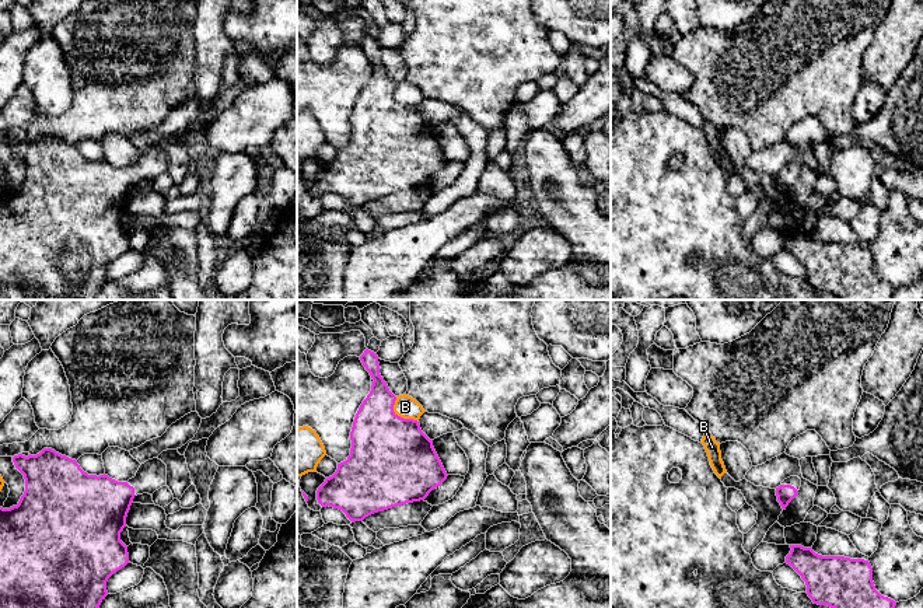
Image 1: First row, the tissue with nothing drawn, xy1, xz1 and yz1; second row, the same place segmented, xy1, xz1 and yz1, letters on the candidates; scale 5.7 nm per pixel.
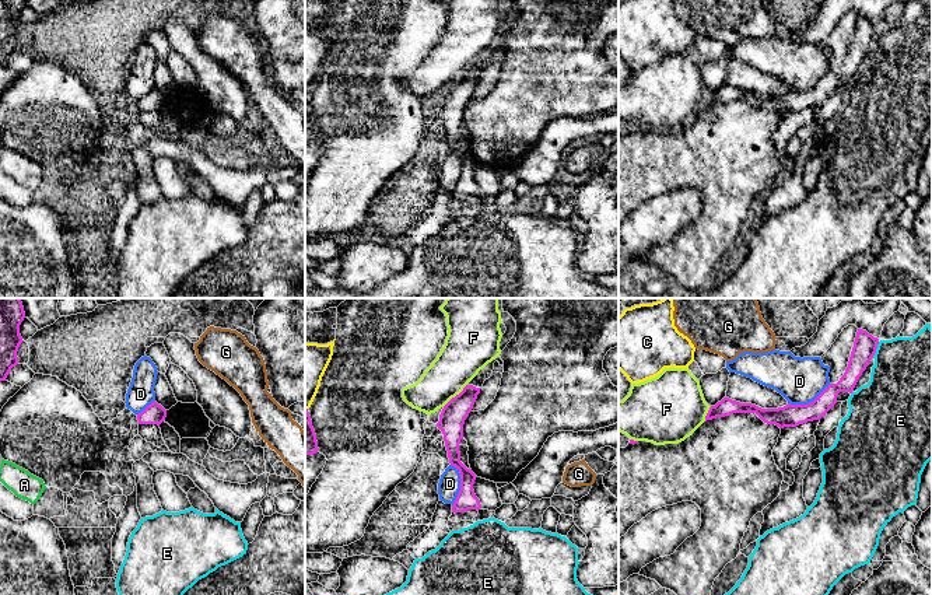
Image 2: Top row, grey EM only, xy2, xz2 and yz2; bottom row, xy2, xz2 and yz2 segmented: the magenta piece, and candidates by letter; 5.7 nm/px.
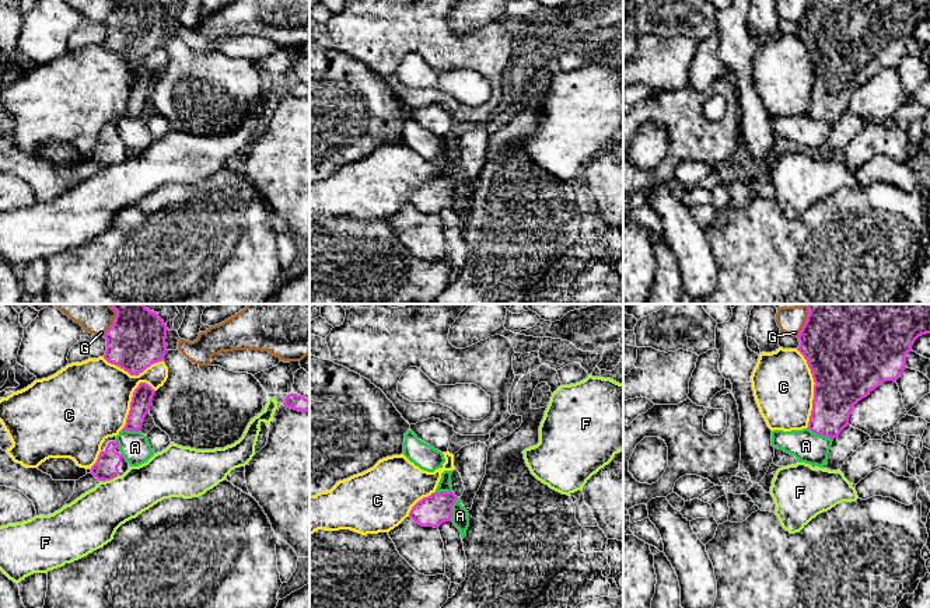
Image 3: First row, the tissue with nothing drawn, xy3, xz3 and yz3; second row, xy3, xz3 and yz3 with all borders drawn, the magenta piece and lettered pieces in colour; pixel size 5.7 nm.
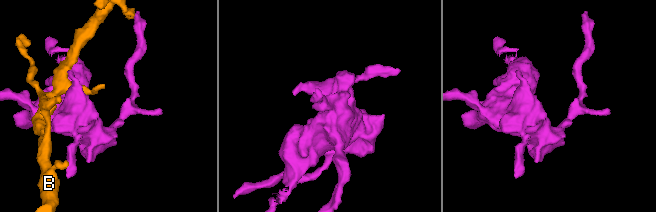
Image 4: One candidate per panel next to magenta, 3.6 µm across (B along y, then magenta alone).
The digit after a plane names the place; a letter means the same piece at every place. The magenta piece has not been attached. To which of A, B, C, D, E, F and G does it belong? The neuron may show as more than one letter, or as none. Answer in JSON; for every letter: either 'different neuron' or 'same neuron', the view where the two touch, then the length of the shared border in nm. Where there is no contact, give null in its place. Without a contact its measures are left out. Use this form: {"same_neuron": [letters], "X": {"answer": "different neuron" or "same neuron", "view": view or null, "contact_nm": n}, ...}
{"same_neuron": [], "A": {"answer": "different neuron", "view": "yz3", "contact_nm": 170}, "B": {"answer": "different neuron", "view": "xz1", "contact_nm": 190}, "C": {"answer": "different neuron", "view": "yz3", "contact_nm": 460}, "D": {"answer": "different neuron", "view": "xz2", "contact_nm": 240}, "E": {"answer": "different neuron", "view": "yz2", "contact_nm": 100}, "F": {"answer": "different neuron", "view": "xz2", "contact_nm": 190}, "G": {"answer": "different neuron", "view": "xy3", "contact_nm": 150}}

